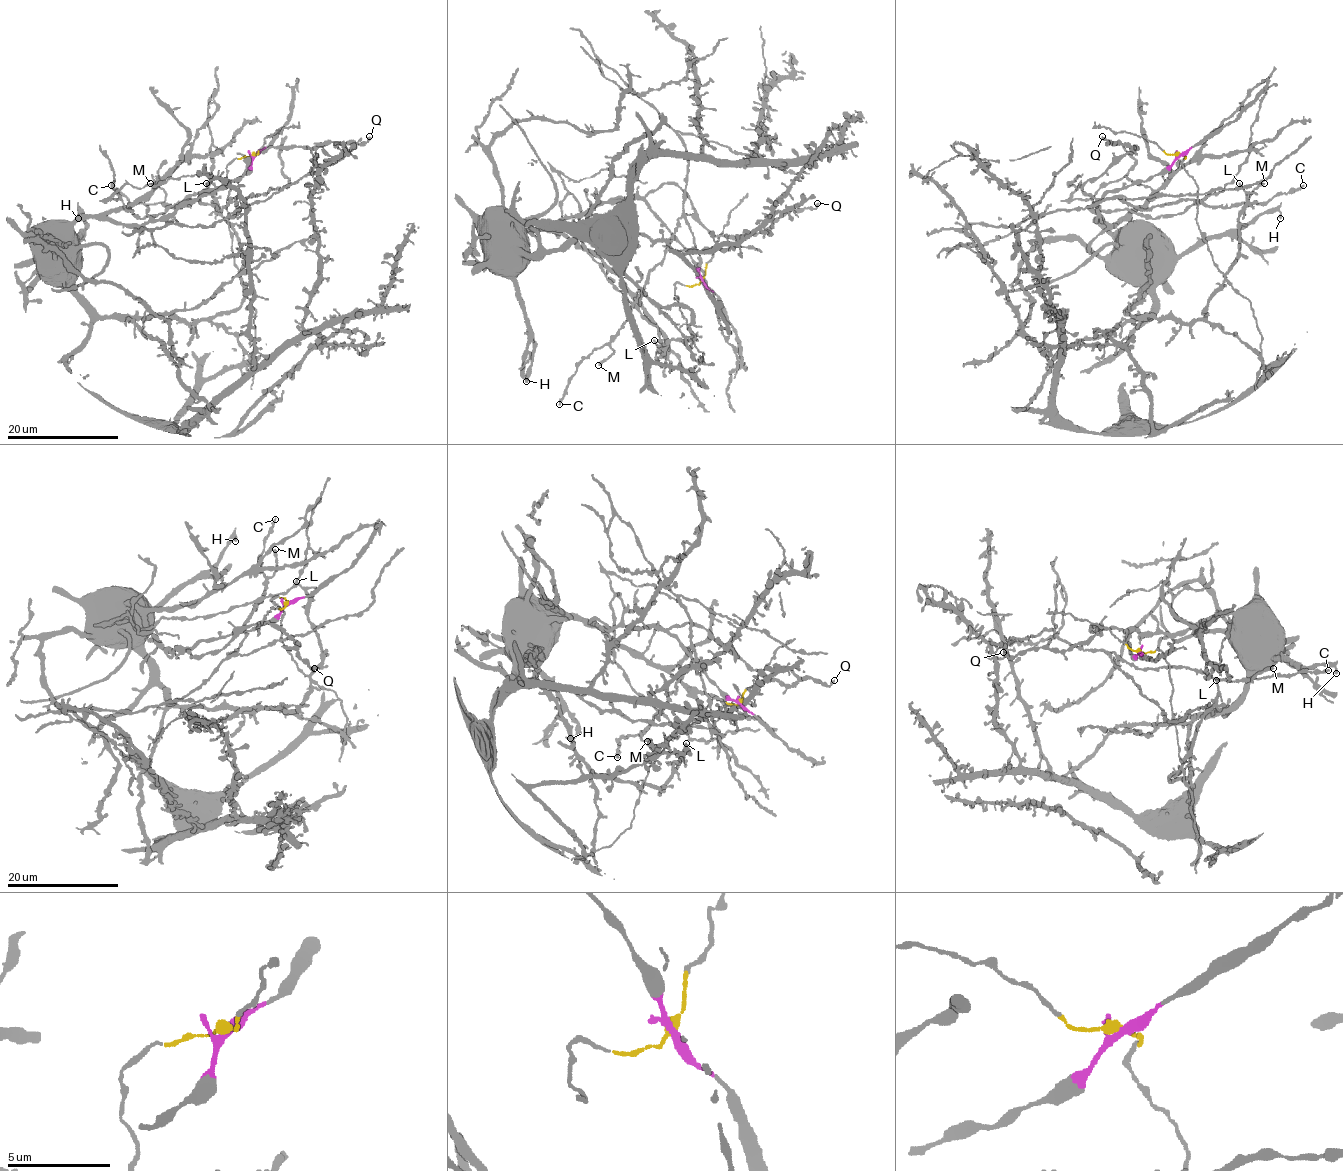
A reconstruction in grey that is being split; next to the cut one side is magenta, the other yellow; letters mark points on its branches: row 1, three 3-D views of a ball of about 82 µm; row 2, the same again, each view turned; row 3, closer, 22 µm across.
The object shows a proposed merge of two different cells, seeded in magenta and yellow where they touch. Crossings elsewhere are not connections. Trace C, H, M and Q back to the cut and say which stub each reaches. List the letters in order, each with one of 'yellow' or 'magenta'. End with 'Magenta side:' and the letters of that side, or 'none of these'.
C: magenta
H: magenta
M: magenta
Q: magenta
Magenta side: C, H, M, Q

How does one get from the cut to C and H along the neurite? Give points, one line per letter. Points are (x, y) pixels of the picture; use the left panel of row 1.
C: (254, 156), (143, 224), (105, 216), (220, 150), (181, 206), (111, 185)
H: (254, 156), (235, 181), (143, 224), (80, 217), (68, 255), (84, 231), (79, 210), (77, 219)

